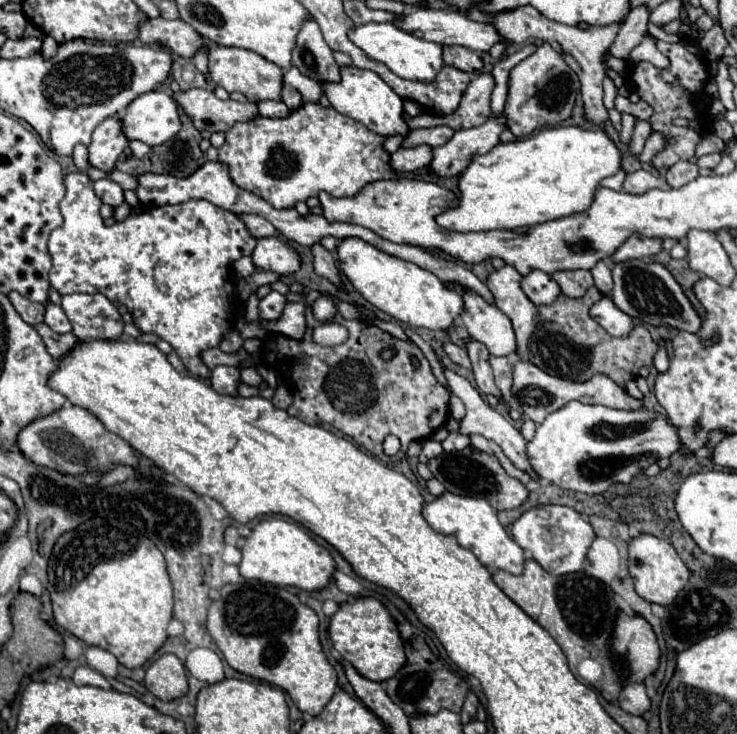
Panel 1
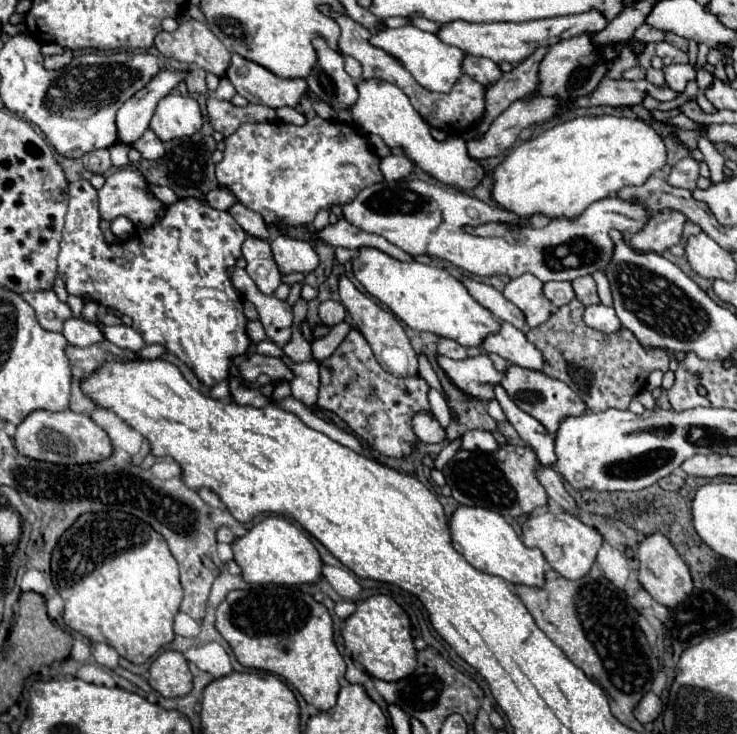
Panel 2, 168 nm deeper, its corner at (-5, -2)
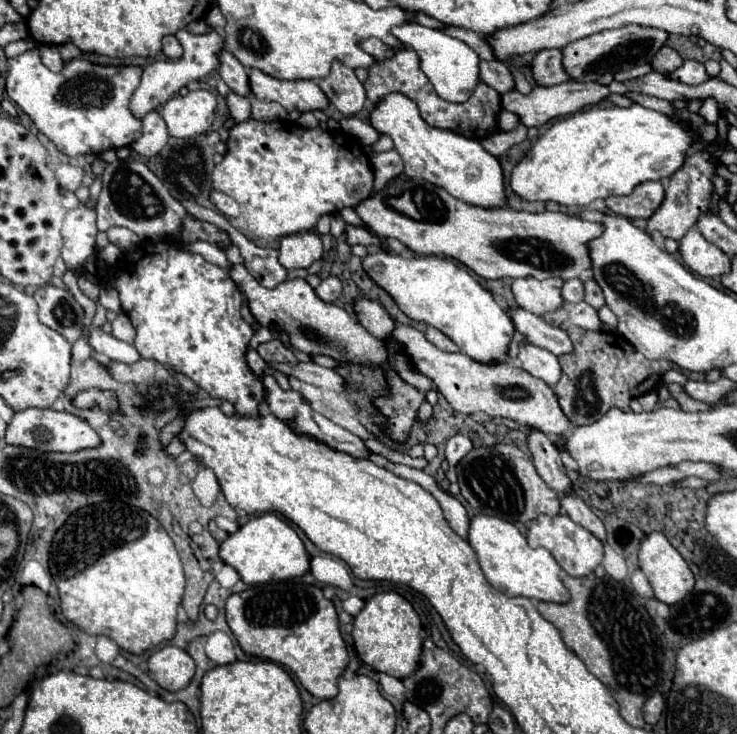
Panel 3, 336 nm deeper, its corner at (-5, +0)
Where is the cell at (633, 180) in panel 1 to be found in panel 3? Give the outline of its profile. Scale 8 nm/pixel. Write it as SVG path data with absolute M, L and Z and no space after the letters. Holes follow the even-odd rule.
M642 182L628 196L608 196L606 198L606 206L614 214L624 214L626 218L650 218L658 210L658 206L662 204L662 200L664 200L664 186L660 182Z

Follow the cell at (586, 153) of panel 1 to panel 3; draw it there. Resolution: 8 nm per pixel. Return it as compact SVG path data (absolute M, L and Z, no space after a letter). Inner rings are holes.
M599 104L573 115L557 119L552 126L540 136L528 154L514 166L510 176L510 188L516 196L528 202L556 202L570 210L580 210L596 198L608 198L612 194L624 196L630 194L640 182L662 180L672 176L684 162L686 152L694 140L694 130L682 130L680 122L666 118L660 112L648 110L640 104L630 108Z

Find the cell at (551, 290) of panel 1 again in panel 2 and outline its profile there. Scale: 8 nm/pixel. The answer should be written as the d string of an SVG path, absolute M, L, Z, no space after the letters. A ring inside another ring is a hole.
M546 282L546 284L544 284L544 294L546 294L548 300L550 300L554 306L558 306L558 308L574 300L572 282Z

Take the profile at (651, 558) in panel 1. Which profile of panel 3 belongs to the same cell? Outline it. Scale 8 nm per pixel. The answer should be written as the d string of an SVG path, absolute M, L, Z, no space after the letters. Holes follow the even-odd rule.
M650 532L642 540L642 546L640 546L640 570L646 574L652 590L654 590L654 598L664 602L664 604L668 604L668 606L680 602L694 588L694 574L692 574L692 570L688 568L684 558L666 540L666 536L662 532Z

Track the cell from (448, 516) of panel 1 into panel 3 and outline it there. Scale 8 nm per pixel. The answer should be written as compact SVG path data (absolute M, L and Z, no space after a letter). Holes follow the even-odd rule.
M478 514L470 518L468 528L468 544L474 548L478 564L486 576L486 580L502 590L508 596L526 596L534 600L546 602L568 602L568 590L562 586L560 580L560 566L552 558L552 554L544 548L532 550L520 530L496 516Z

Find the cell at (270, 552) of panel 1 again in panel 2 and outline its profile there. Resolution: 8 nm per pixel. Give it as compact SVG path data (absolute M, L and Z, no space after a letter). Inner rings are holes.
M268 516L232 542L242 578L252 584L312 584L320 580L322 560L302 528L282 516Z

